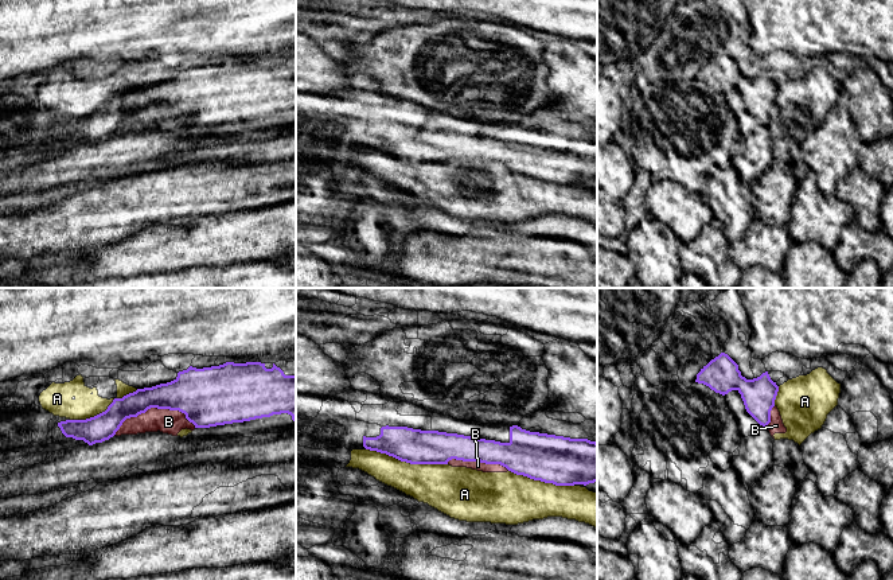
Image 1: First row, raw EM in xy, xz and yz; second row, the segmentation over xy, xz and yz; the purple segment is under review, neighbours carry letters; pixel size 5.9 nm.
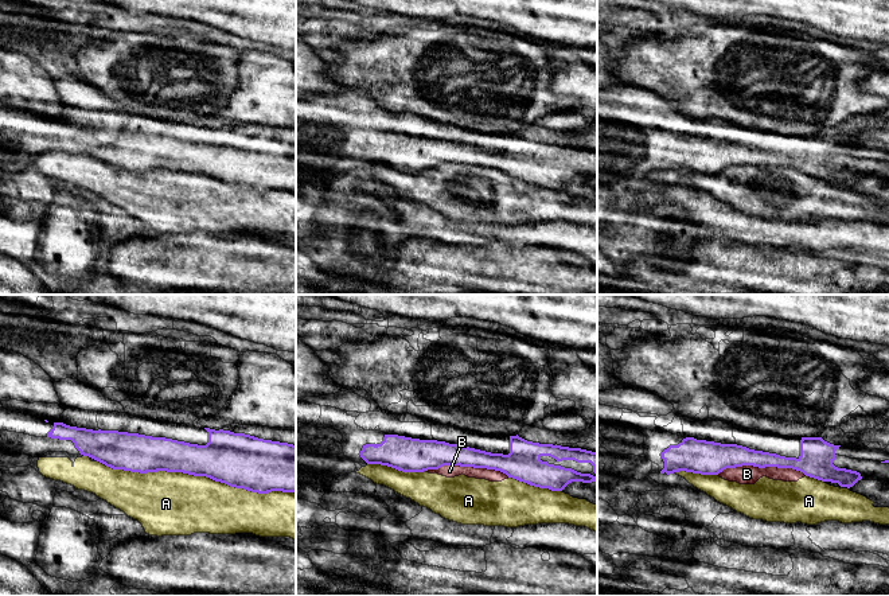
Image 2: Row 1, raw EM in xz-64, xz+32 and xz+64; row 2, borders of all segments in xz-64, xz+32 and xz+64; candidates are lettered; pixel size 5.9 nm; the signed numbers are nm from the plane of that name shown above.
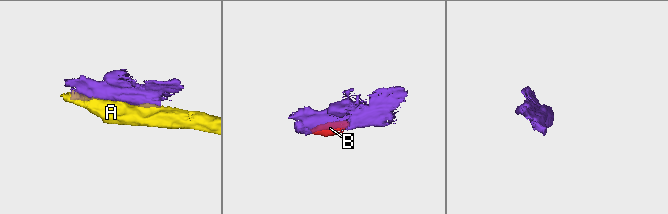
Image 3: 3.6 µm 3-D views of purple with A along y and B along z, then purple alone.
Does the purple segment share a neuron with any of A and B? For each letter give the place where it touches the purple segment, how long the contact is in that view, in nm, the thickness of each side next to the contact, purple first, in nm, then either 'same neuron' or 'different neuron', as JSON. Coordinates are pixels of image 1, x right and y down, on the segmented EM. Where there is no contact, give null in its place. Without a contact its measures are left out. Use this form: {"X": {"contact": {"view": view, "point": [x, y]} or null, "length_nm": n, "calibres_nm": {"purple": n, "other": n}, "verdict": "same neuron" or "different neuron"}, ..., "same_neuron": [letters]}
{"A": {"contact": {"view": "xz", "point": [406, 462]}, "length_nm": 500, "calibres_nm": {"purple": 200, "other": 260}, "verdict": "different neuron"}, "B": {"contact": {"view": "xy", "point": [153, 407]}, "length_nm": 500, "calibres_nm": {"purple": 260, "other": 140}, "verdict": "different neuron"}, "same_neuron": []}

